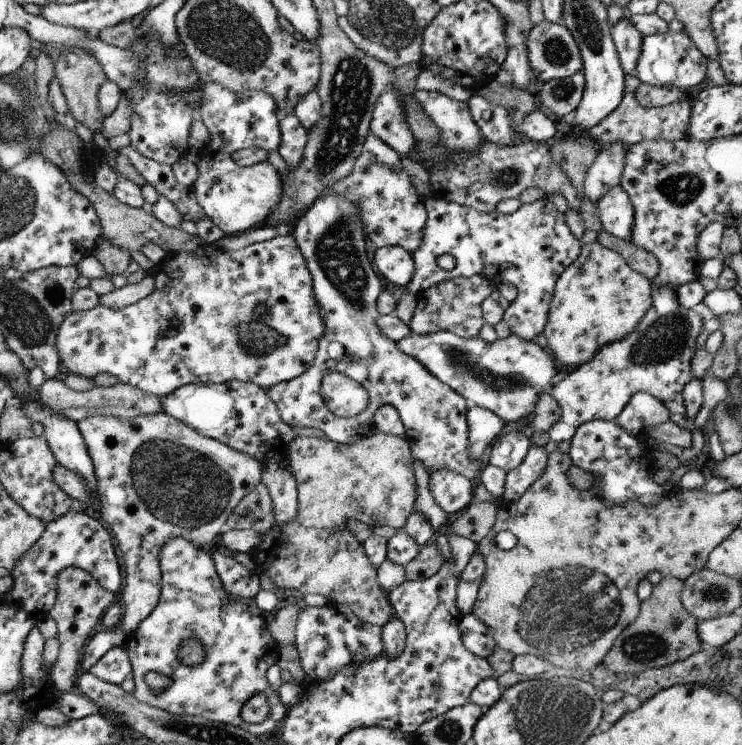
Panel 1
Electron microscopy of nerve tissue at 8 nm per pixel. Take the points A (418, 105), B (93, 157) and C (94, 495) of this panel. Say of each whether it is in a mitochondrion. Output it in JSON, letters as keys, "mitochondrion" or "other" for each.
{"A":"other","B":"other","C":"other"}

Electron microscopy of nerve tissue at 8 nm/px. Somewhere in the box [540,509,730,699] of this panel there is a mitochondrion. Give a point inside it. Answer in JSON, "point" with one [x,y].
{"point":[645,646]}

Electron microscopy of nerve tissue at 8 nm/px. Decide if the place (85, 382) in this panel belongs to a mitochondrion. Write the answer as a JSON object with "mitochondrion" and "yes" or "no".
{"mitochondrion":"no"}

